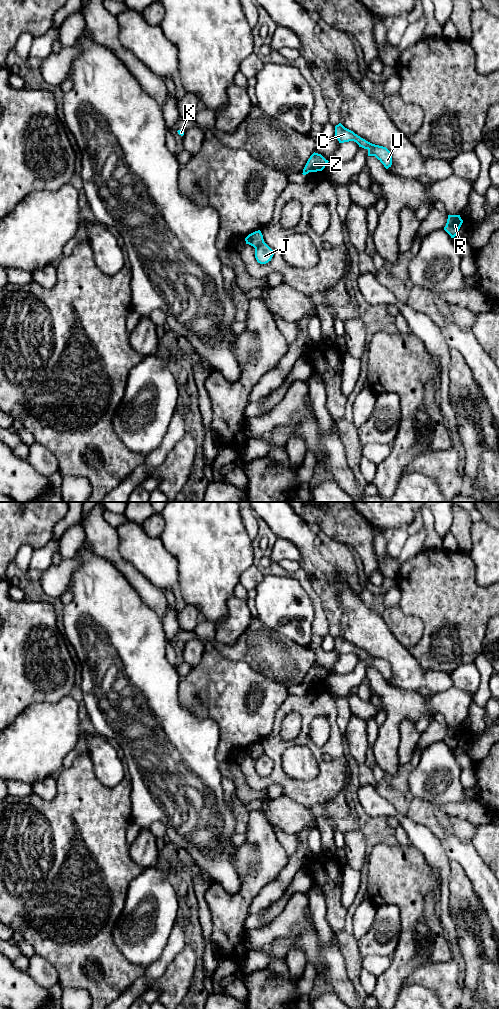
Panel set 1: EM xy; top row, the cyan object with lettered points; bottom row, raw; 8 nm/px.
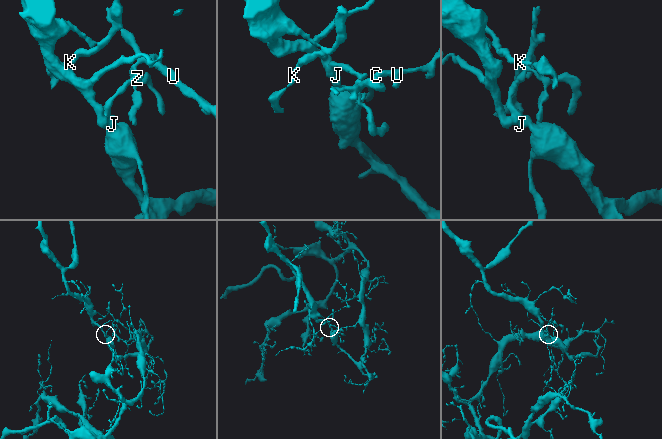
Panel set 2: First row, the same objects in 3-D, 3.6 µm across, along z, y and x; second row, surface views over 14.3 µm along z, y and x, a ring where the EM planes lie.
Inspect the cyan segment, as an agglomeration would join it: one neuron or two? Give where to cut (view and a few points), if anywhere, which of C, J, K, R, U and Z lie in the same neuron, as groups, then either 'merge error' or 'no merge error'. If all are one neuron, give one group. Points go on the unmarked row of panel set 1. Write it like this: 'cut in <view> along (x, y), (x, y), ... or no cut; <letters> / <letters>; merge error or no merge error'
cut in xy along (263, 753), (255, 760); C R U Z / J K; merge error

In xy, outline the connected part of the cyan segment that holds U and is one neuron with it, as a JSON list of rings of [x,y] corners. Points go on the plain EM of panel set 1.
[[[341,635],[335,638],[335,651],[339,653],[339,655],[354,653],[359,659],[368,662],[368,668],[375,668],[386,681],[391,679],[392,677],[392,668],[391,664],[383,658],[372,656],[365,651],[361,650],[353,643],[345,640]]]

